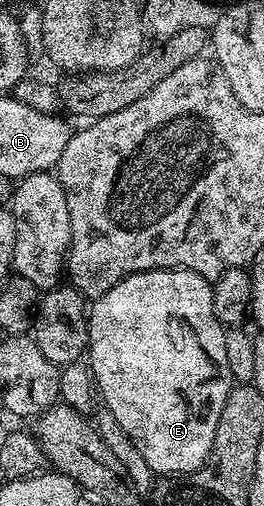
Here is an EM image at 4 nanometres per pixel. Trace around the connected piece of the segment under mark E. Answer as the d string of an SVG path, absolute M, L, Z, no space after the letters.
M150 268L147 272L133 272L126 276L112 290L97 297L89 305L86 338L88 341L88 360L94 371L94 380L98 383L98 392L102 395L105 411L112 414L112 418L132 438L132 446L140 450L140 458L148 462L150 469L159 477L184 476L206 465L206 459L212 451L212 442L216 438L216 422L220 422L220 414L224 410L224 402L228 398L232 387L230 380L230 352L226 349L227 329L216 318L216 310L212 306L214 293L211 281L205 276L190 272L186 268Z

